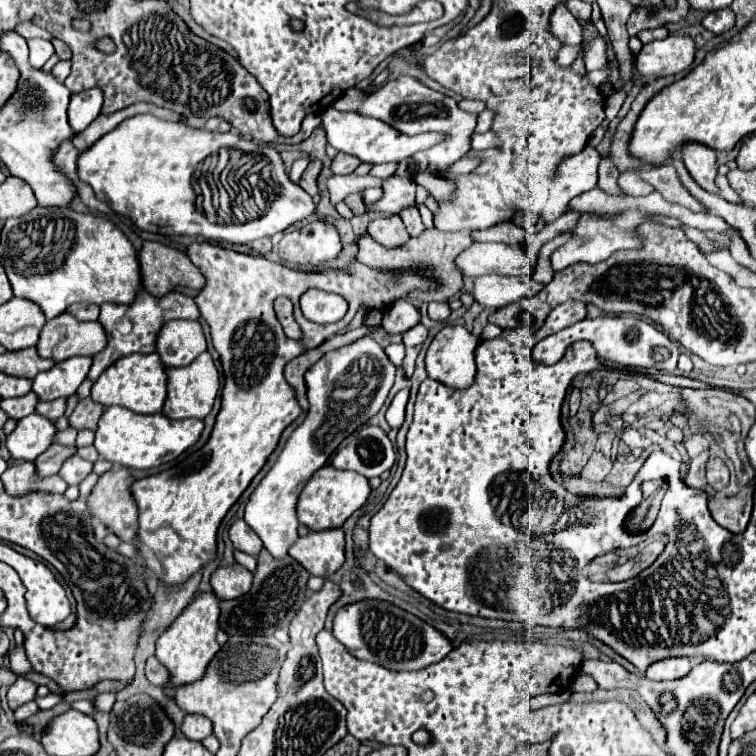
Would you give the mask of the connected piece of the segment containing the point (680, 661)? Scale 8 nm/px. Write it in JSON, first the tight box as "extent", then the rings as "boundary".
{"extent":[647,658,691,680],"boundary":[[[667,658],[667,660],[659,660],[655,664],[651,664],[647,668],[647,678],[649,680],[679,680],[683,676],[687,676],[687,672],[691,672],[691,660],[689,658]]]}

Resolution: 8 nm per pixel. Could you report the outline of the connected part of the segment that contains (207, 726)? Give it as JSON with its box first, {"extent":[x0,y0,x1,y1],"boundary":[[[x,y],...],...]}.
{"extent":[181,714,213,742],"boundary":[[[187,714],[187,716],[183,718],[183,724],[181,724],[181,734],[183,734],[187,740],[201,742],[201,740],[205,740],[207,736],[213,734],[213,724],[211,724],[211,720],[205,718],[205,716]]]}

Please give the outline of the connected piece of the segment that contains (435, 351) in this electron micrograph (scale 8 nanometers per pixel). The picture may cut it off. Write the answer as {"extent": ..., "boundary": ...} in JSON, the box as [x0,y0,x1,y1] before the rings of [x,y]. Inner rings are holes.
{"extent":[427,326,481,388],"boundary":[[[445,326],[433,338],[427,350],[427,376],[449,388],[469,388],[475,382],[473,352],[481,342],[465,326]]]}

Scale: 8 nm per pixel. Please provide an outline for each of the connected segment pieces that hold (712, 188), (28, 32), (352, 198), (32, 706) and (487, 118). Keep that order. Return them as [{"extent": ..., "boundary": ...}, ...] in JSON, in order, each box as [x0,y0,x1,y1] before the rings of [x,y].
[{"extent":[681,142,717,192],"boundary":[[[687,142],[681,148],[681,158],[693,180],[705,188],[707,192],[717,192],[715,176],[717,176],[717,164],[715,164],[715,150],[705,148],[705,144]]]},{"extent":[15,22,52,40],"boundary":[[[23,22],[23,24],[19,24],[17,26],[17,30],[15,32],[19,32],[25,40],[29,40],[29,38],[43,38],[45,40],[51,40],[52,36],[47,32],[47,30],[43,30],[43,28],[39,28],[39,26],[35,26],[35,24],[31,24],[31,22]]]},{"extent":[344,193,366,216],"boundary":[[[355,193],[349,195],[344,202],[352,210],[355,216],[363,215],[366,212],[366,206],[363,202],[362,195],[360,193]]]},{"extent":[13,700,39,722],"boundary":[[[31,700],[29,704],[21,704],[19,708],[15,708],[13,716],[15,716],[15,720],[17,720],[17,722],[25,722],[25,720],[27,720],[29,716],[33,716],[37,710],[39,710],[39,706]]]},{"extent":[475,110,495,132],"boundary":[[[483,110],[479,114],[479,118],[477,118],[475,132],[487,132],[491,128],[491,124],[493,124],[493,118],[495,118],[495,112],[493,110]]]}]

